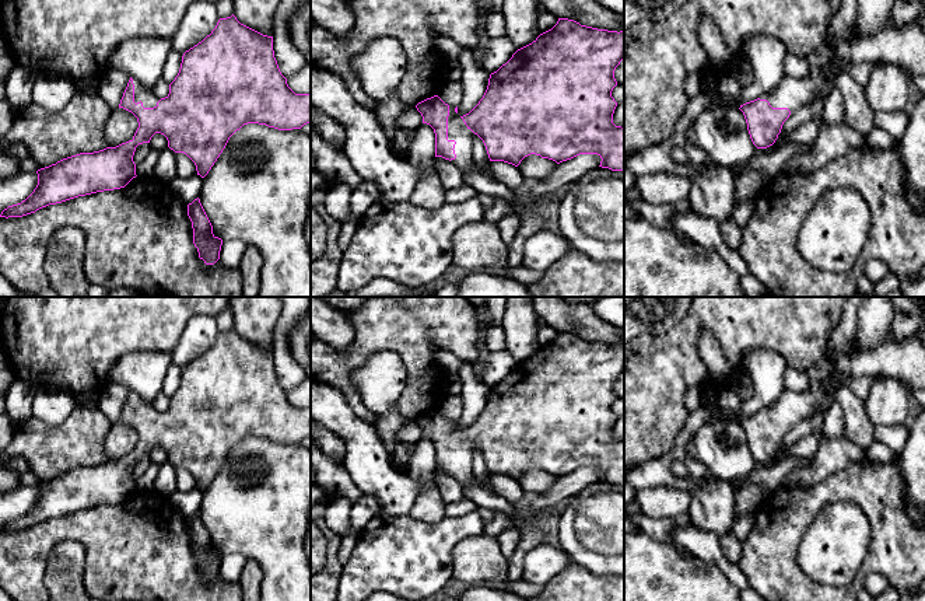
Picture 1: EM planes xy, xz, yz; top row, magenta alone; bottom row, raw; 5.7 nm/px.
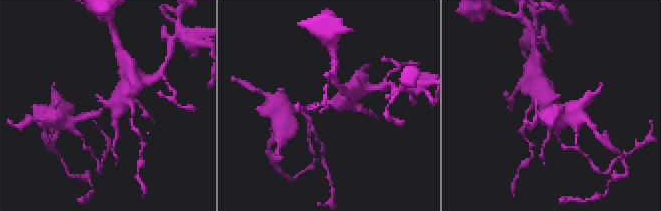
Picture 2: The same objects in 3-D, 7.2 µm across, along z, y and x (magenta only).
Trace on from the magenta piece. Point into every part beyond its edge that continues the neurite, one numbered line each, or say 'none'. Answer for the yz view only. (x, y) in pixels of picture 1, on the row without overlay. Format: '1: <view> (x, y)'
1: yz (791, 406)

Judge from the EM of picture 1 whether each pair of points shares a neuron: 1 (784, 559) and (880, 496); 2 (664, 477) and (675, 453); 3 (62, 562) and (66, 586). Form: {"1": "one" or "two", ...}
{"1": "one", "2": "one", "3": "one"}

